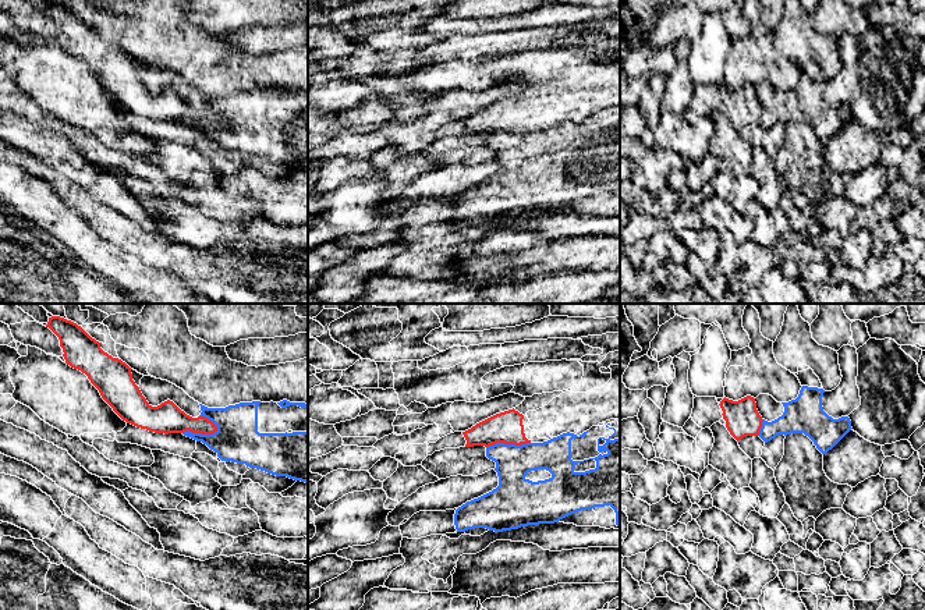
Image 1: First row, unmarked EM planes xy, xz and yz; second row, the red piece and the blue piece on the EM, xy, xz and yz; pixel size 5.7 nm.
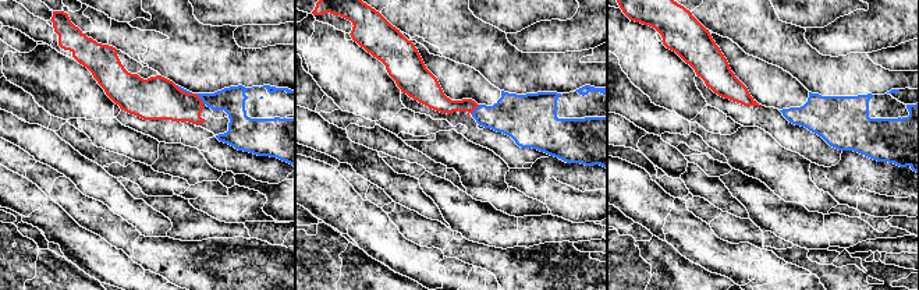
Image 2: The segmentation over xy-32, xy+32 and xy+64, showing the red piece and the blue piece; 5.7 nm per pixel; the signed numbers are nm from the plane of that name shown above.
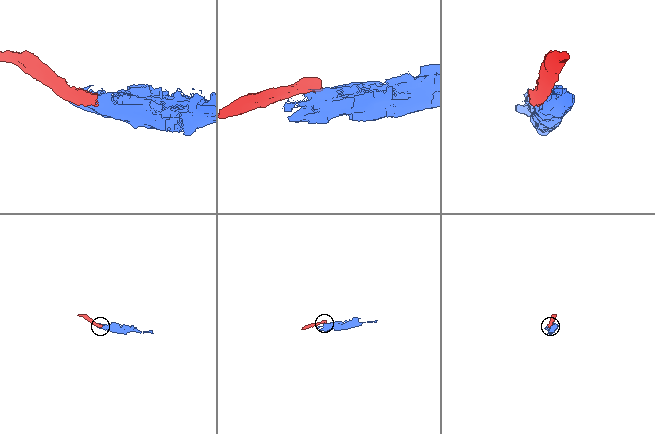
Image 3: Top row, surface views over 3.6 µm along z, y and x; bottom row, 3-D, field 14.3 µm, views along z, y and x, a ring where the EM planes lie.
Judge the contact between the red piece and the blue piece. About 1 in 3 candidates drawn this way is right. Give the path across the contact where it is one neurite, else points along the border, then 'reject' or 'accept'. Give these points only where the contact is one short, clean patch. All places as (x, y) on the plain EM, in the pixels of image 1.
along xy (218, 114), (212, 121), (192, 121), (188, 119), (183, 121) | reject

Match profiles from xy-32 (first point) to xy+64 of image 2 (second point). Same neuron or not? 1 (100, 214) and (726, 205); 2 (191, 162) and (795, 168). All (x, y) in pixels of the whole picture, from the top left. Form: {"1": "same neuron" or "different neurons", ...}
{"1": "different neurons", "2": "same neuron"}

